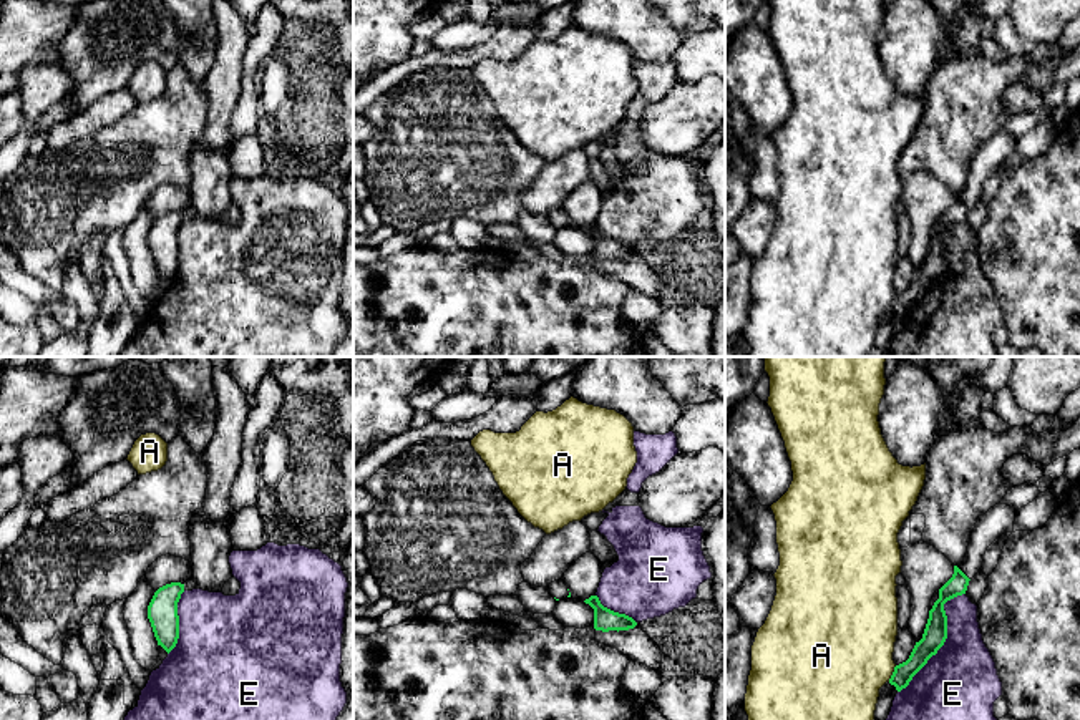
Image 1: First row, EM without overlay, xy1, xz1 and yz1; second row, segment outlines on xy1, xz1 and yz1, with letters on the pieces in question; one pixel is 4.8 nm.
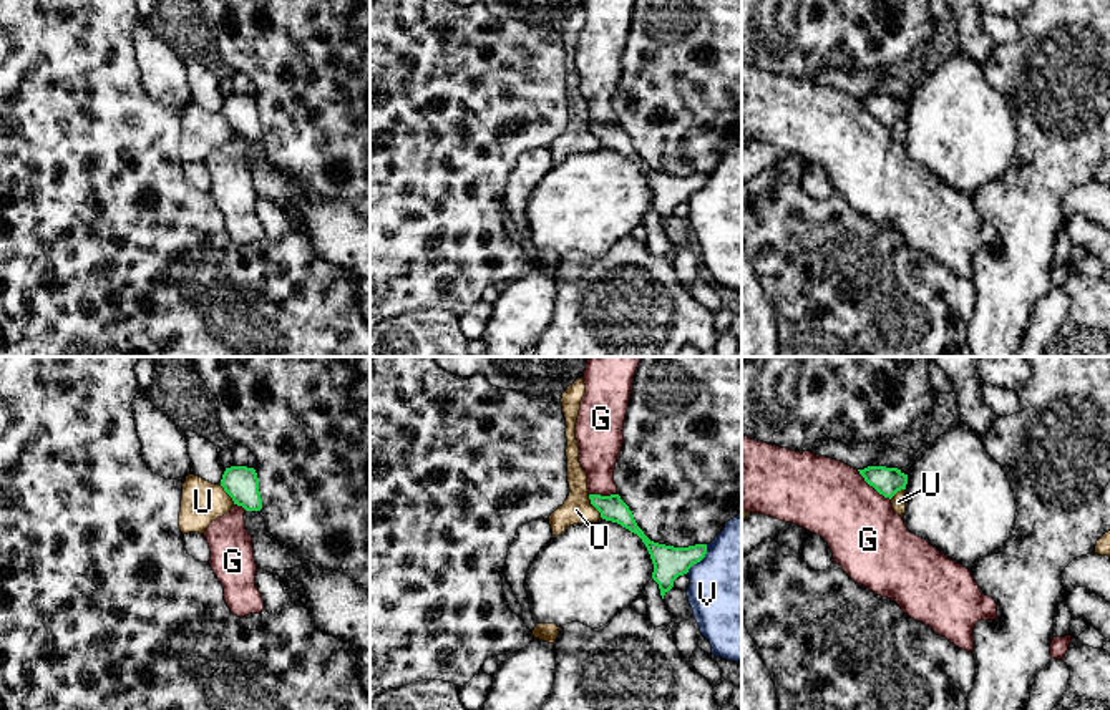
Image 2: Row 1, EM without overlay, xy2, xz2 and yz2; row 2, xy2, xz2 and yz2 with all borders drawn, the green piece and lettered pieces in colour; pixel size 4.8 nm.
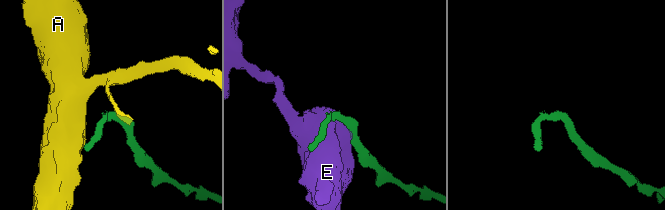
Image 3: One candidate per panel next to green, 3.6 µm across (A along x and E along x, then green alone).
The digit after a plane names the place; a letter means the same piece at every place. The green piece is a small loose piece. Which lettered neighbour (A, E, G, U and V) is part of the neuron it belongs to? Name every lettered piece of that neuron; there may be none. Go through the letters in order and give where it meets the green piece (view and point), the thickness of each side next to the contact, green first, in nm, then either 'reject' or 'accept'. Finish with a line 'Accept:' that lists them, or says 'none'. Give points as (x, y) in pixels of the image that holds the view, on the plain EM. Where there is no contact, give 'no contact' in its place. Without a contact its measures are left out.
A: yz1 (893, 302) | 100/460 nm | reject
E: yz1 (946, 266) | 120/380 nm | reject
G: yz2 (873, 115) | 140/360 nm | reject
U: xz2 (593, 133) | 120/140 nm | reject
V: xz2 (701, 188) | 160/500 nm | reject
Accept: none

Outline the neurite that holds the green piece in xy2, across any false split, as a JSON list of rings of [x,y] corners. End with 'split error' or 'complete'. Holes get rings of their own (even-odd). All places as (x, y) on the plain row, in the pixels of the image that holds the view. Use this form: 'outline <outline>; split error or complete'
outline [[[226,96],[221,114],[232,126],[234,133],[242,134],[246,139],[260,139],[262,126],[259,119],[259,106],[254,96]]]; complete

